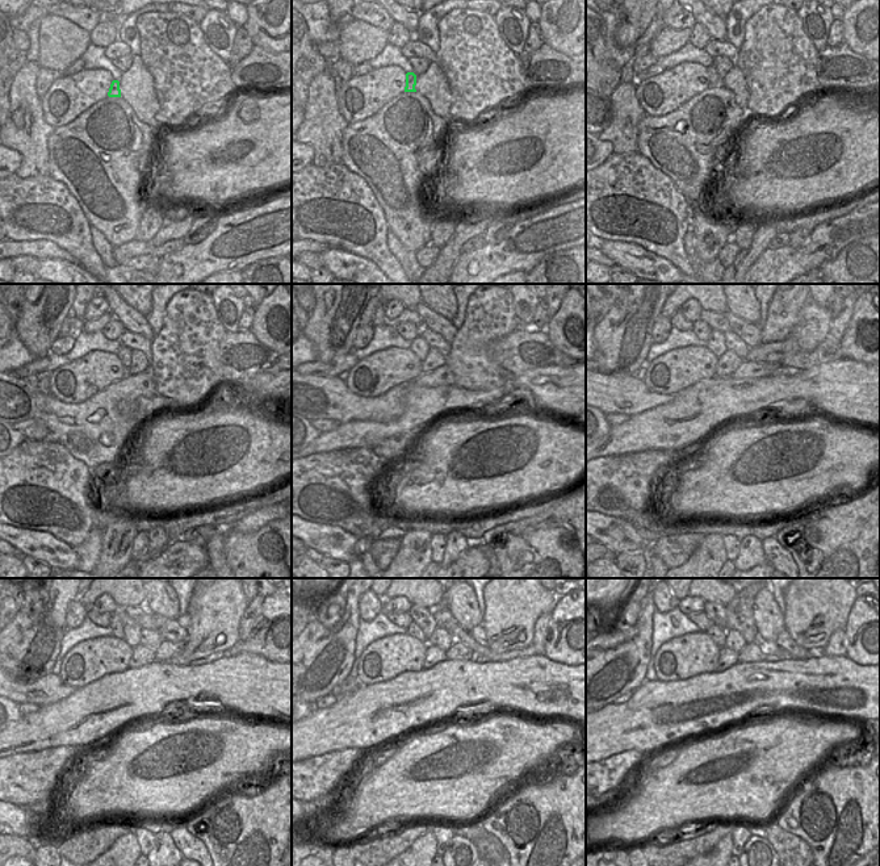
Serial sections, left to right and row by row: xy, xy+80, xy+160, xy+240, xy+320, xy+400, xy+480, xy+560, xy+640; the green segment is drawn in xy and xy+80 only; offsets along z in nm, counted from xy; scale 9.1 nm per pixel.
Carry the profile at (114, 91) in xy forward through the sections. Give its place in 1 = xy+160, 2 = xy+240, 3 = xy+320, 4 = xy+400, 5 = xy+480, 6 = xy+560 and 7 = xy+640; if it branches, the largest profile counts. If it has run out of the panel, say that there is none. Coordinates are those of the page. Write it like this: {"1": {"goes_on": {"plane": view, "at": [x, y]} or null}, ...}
{"1": {"goes_on": {"plane": "xy+160", "at": [715, 80]}}, "2": {"goes_on": {"plane": "xy+240", "at": [124, 352]}}, "3": {"goes_on": {"plane": "xy+320", "at": [419, 346]}}, "4": {"goes_on": {"plane": "xy+400", "at": [716, 343]}}, "5": {"goes_on": {"plane": "xy+480", "at": [132, 628]}}, "6": {"goes_on": {"plane": "xy+560", "at": [423, 616]}}, "7": {"goes_on": {"plane": "xy+640", "at": [716, 613]}}}

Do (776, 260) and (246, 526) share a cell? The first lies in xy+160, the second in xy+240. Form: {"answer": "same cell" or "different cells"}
{"answer": "same cell"}

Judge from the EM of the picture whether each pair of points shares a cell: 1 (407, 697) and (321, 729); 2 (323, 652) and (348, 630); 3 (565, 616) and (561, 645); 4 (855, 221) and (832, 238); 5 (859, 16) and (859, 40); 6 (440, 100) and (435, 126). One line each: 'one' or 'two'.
1: one
2: one
3: one
4: one
5: one
6: two

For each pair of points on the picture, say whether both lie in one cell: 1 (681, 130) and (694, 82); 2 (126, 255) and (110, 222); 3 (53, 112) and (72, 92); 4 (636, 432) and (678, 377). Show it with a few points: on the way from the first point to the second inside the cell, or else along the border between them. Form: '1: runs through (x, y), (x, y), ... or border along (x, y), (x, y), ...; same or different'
1: border along (709, 87), (662, 116); different
2: border along (134, 238), (113, 247); different
3: runs through (58, 107), (67, 95); same
4: border along (699, 380), (671, 394); different

